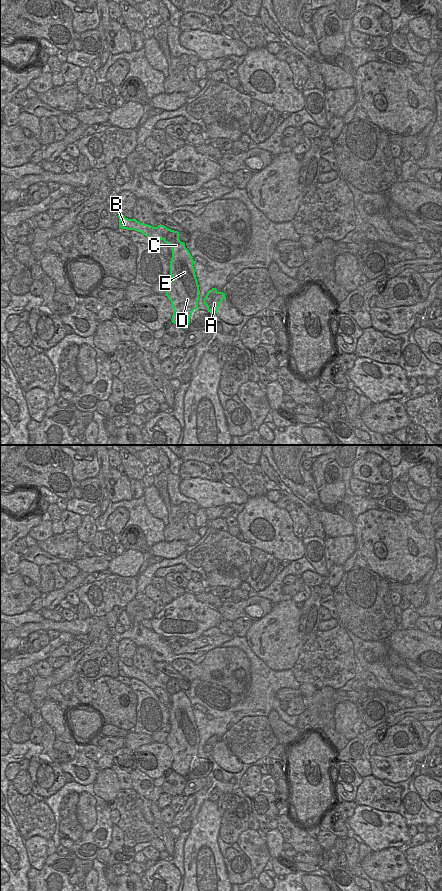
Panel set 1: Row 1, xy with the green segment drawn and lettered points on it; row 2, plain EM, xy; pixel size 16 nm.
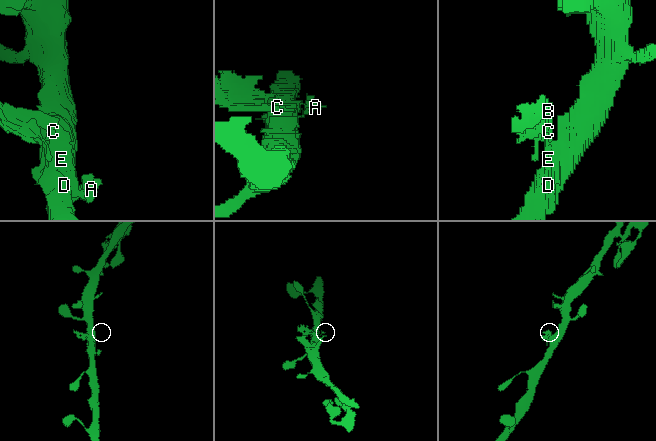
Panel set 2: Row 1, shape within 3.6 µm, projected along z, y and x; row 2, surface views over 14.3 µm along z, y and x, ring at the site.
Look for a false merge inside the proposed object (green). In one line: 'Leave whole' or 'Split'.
Split

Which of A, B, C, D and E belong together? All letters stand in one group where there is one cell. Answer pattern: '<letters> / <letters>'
A C D E / B

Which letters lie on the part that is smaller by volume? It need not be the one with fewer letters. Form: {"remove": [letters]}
{"remove": ["B"]}

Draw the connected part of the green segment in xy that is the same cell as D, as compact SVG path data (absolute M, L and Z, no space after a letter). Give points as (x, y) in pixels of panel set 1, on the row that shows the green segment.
M171 230L165 243L171 246L172 258L170 261L171 282L166 290L166 296L173 308L172 323L186 329L194 310L198 309L199 285L195 275L194 261L179 239L179 232Z

